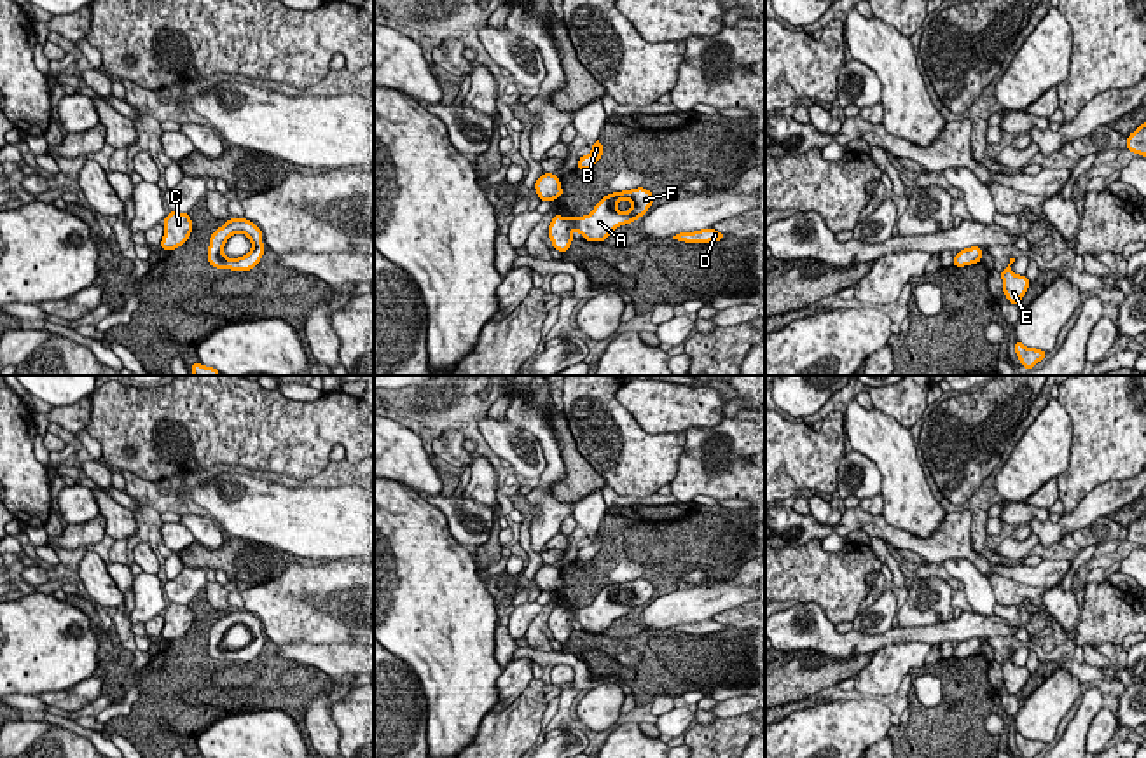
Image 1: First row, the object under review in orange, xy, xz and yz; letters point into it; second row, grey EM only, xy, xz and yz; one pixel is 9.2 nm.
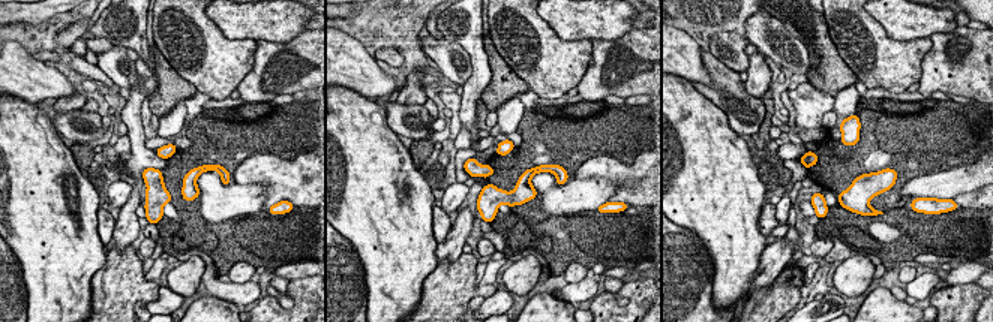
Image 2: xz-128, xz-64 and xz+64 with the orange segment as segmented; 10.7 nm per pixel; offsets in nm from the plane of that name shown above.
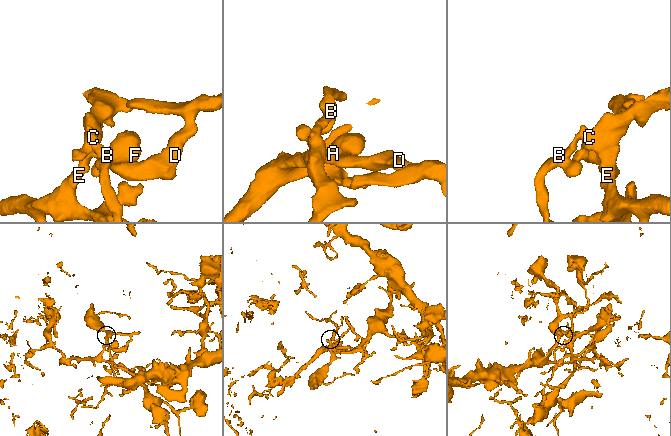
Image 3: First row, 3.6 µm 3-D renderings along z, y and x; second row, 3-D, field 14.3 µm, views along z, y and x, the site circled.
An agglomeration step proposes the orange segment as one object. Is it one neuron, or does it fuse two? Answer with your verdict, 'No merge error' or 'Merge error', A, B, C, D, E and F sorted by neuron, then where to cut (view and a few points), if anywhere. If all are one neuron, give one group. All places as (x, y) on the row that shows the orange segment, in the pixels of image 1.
No merge error. Groups: A B C D E F. No split

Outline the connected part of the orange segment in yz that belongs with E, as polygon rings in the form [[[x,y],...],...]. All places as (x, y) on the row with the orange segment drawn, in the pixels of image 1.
[[[1010,258],[1010,264],[1008,264],[1006,269],[1003,269],[1001,278],[1003,278],[1003,292],[1004,292],[1006,299],[1008,299],[1008,302],[1018,306],[1018,302],[1022,300],[1024,293],[1025,293],[1027,288],[1029,288],[1029,279],[1027,279],[1025,274],[1024,274],[1024,276],[1017,276],[1017,274],[1010,269],[1010,265],[1011,265],[1013,262],[1015,262],[1015,258]]]

